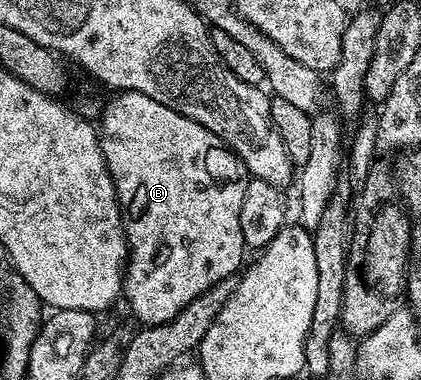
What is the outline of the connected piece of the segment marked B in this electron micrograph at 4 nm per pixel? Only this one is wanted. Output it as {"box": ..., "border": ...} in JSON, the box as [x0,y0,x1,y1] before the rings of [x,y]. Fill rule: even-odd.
{"box":[98,91,248,325],"border":[[[119,91],[111,96],[114,97],[110,101],[107,99],[102,109],[98,141],[102,147],[104,162],[108,166],[110,177],[114,179],[118,205],[122,211],[122,225],[126,231],[128,259],[124,273],[124,300],[130,303],[135,318],[142,320],[138,322],[143,325],[163,324],[176,318],[176,314],[180,314],[180,310],[184,310],[184,306],[188,306],[188,302],[200,298],[200,294],[204,294],[209,288],[216,286],[216,282],[231,279],[243,267],[242,255],[247,255],[248,249],[244,242],[244,234],[240,234],[240,205],[244,203],[248,173],[242,159],[220,138],[216,138],[216,134],[212,134],[212,130],[200,126],[200,122],[192,122],[192,118],[184,118],[184,114],[156,102],[156,98],[148,98],[148,94]]]}

